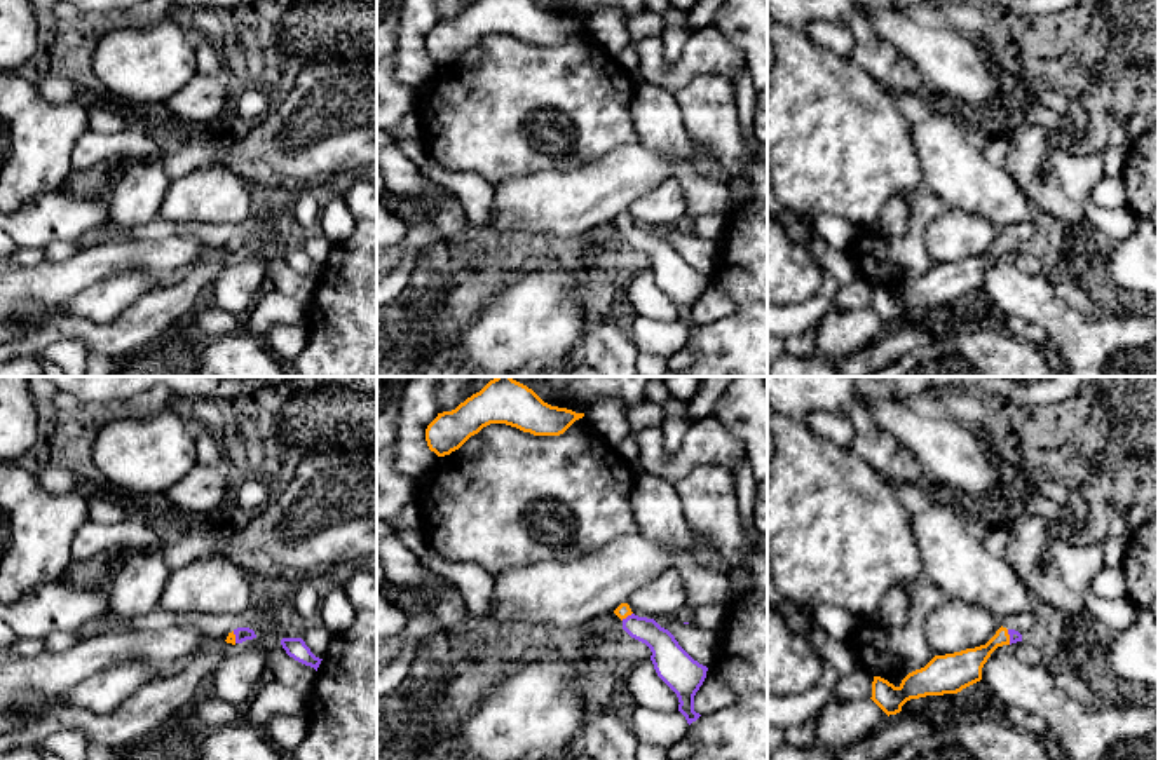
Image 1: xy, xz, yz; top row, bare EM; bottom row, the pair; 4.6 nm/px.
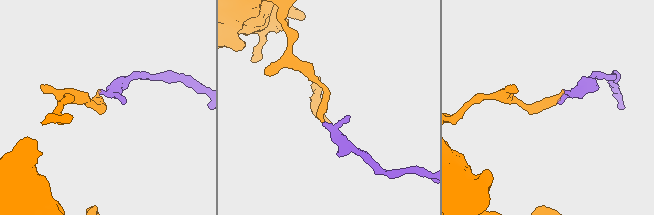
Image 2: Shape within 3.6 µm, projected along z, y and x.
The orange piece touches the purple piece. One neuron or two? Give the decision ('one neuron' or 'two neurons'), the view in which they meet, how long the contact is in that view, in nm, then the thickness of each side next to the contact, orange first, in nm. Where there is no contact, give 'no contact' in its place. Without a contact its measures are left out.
one neuron; contact in xz; length 70 nm; calibres 70 and 140 nm

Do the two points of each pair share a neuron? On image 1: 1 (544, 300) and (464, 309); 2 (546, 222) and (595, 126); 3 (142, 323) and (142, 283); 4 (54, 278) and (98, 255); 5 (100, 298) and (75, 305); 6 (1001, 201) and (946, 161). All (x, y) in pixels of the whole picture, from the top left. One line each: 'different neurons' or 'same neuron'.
1: different neurons
2: different neurons
3: different neurons
4: same neuron
5: same neuron
6: same neuron

